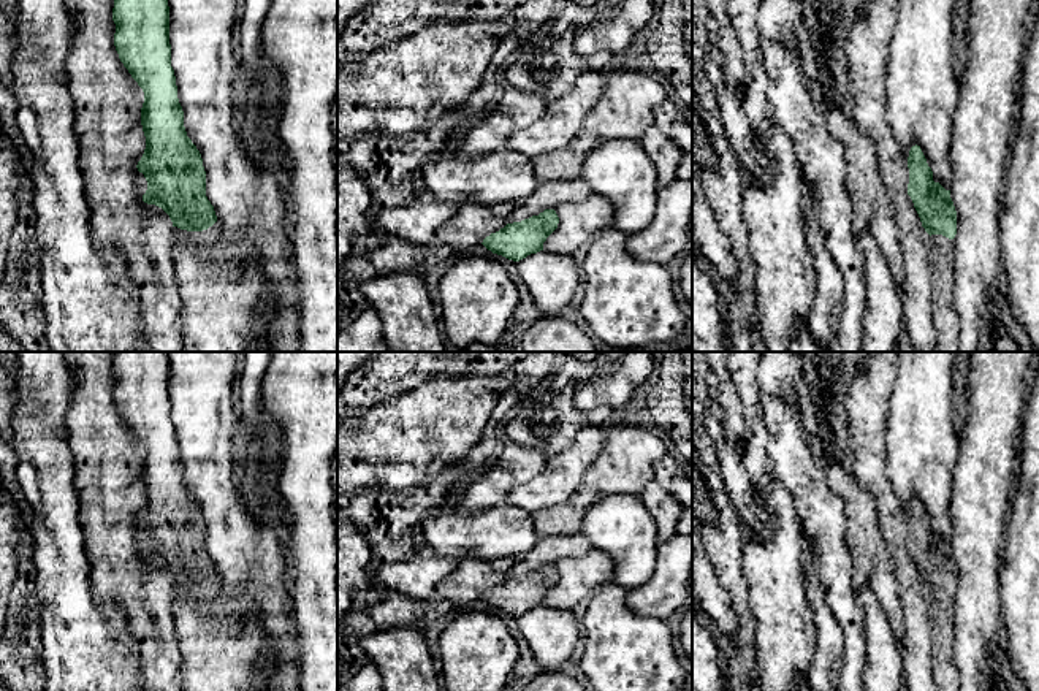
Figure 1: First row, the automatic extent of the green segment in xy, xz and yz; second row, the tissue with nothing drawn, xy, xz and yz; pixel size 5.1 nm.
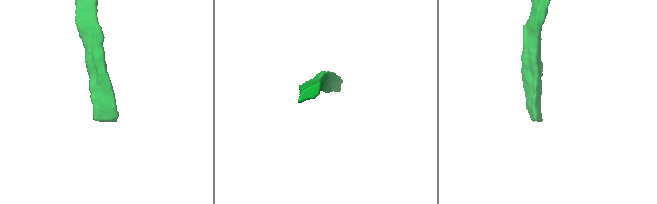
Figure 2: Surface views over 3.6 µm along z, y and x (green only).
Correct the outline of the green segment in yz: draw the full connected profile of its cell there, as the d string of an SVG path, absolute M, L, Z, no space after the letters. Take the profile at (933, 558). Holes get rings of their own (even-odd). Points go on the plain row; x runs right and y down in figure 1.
M912 501L908 512L908 550L930 590L928 615L934 645L936 691L958 691L960 675L953 664L953 593L957 590L957 566L946 545L933 536L933 526L920 501Z

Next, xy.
M112 352L114 401L144 447L146 504L136 523L147 536L143 556L162 563L173 582L203 586L217 577L206 552L206 526L187 491L171 422L166 352Z

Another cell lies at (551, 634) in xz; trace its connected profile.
M540 605L516 617L518 629L545 670L561 670L581 639L572 610Z

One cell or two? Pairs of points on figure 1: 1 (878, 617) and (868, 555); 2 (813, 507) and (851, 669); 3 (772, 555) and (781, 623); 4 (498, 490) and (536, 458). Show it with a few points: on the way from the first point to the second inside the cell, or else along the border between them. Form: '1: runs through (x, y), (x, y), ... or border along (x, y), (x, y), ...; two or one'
1: border along (860, 588), (867, 588), (875, 596), (892, 629); two
2: runs through (829, 547), (852, 629); one
3: runs through (773, 572), (780, 606); one
4: runs through (507, 481), (526, 463); one

